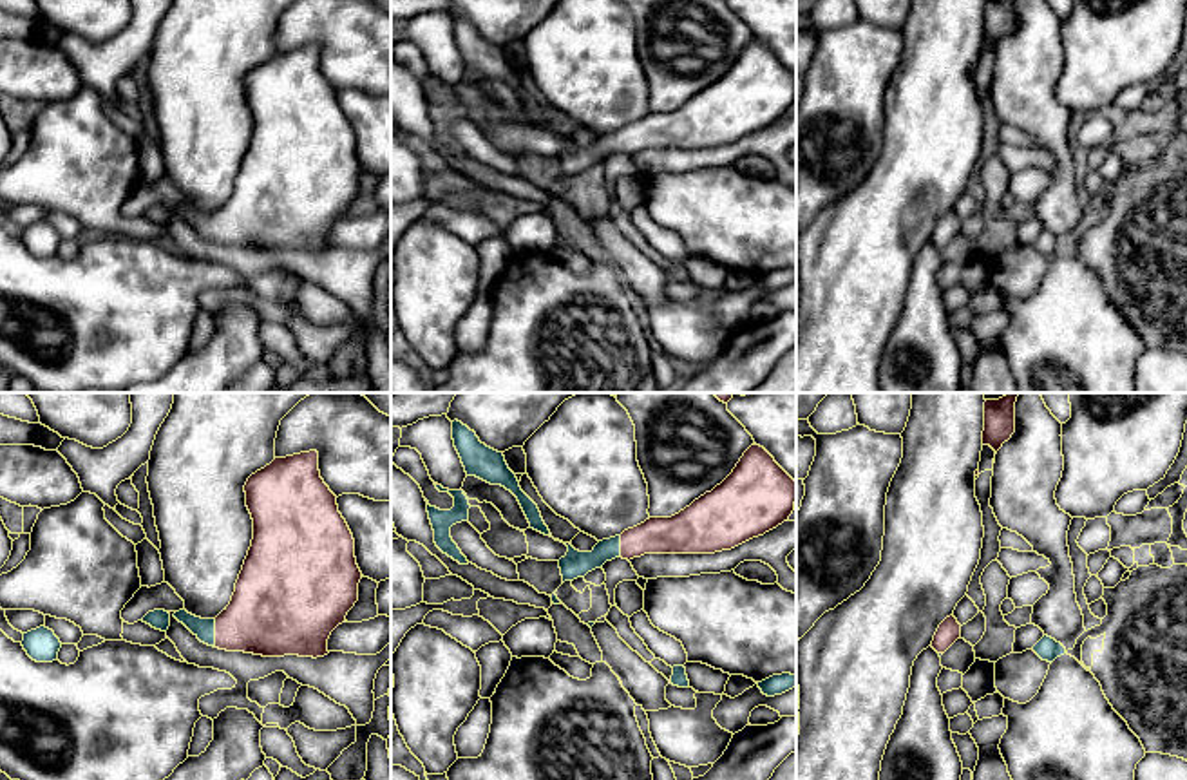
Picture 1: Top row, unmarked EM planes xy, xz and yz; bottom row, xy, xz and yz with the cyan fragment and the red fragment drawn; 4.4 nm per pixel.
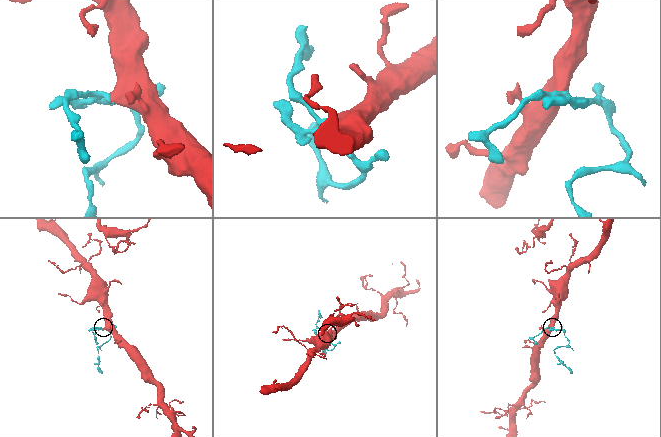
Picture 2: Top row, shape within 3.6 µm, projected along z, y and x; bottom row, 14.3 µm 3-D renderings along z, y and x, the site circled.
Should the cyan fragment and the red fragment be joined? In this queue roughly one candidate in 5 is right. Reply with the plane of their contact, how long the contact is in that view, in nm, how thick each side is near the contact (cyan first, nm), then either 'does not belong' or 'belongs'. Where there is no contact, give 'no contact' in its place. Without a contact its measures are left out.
xy | 130 nm | 100/360 nm | belongs

